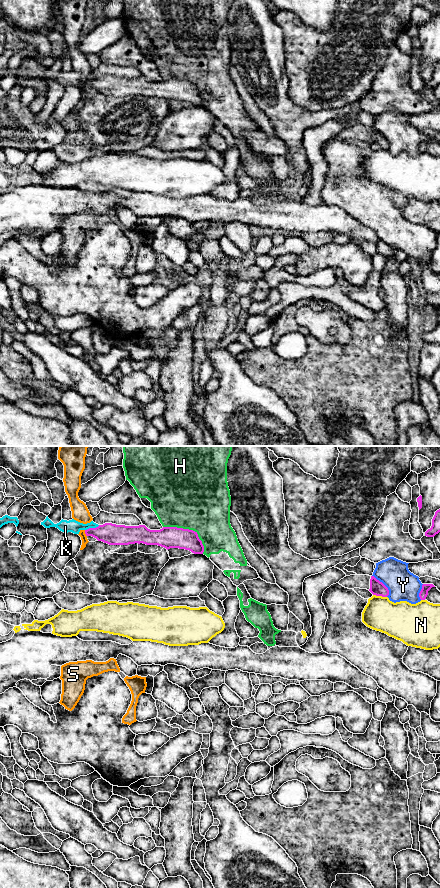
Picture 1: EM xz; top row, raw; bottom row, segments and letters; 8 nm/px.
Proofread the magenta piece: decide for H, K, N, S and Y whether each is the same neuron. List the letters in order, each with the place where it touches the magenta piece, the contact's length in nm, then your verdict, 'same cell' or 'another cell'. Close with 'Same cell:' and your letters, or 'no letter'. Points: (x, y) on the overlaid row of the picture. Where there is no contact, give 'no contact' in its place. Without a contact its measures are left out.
H: xz (190, 530) | 400 nm | another cell
K: xz (92, 528) | 130 nm | same cell
N: xz (380, 595) | 110 nm | another cell
S: xz (85, 533) | 60 nm | another cell
Y: xz (384, 585) | 220 nm | another cell
Same cell: K

